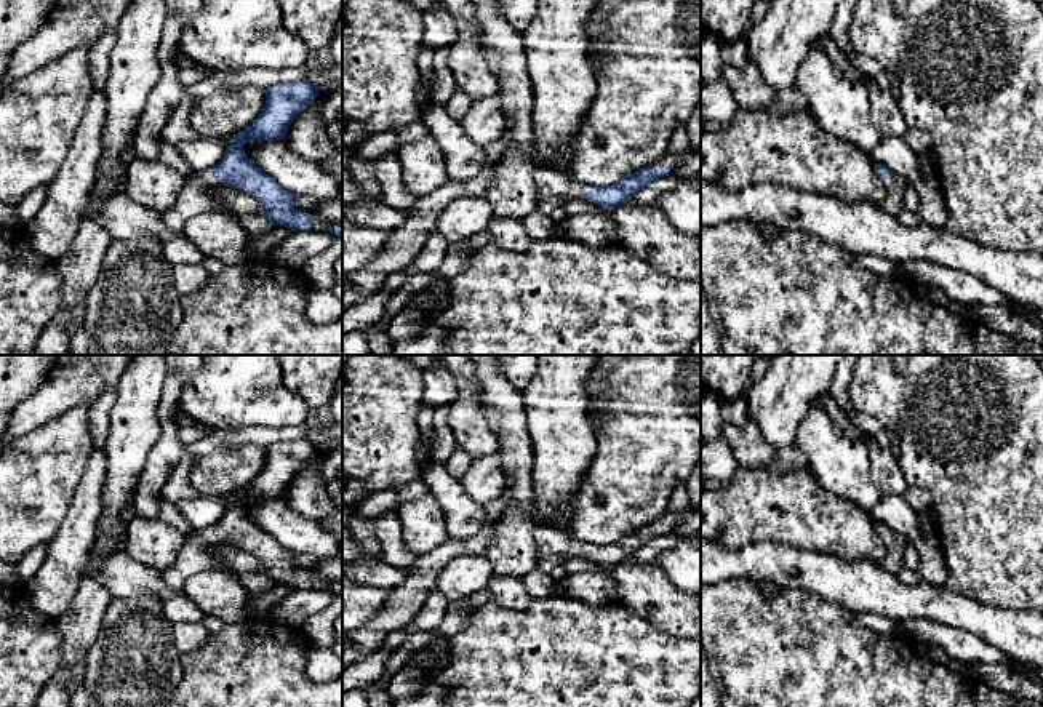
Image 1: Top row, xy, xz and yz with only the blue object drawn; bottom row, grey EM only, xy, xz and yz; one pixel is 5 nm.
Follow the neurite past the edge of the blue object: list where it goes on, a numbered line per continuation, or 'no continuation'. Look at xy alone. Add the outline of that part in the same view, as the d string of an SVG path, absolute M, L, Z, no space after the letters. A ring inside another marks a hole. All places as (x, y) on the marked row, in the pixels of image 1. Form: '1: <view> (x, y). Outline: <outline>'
1: xy (197, 195). Outline: M194 171L178 194L176 203L163 213L163 224L170 235L182 235L187 221L206 211L226 211L227 208L214 197L214 190L224 184L213 179L206 171Z

